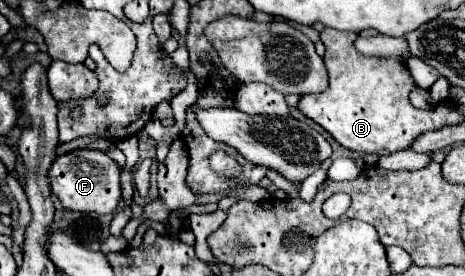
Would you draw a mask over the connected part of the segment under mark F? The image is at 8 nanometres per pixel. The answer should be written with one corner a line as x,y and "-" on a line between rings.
78,149
76,153
66,153
56,157
48,171
50,187
54,195
66,209
82,213
114,213
120,199
120,169
118,165
102,151

